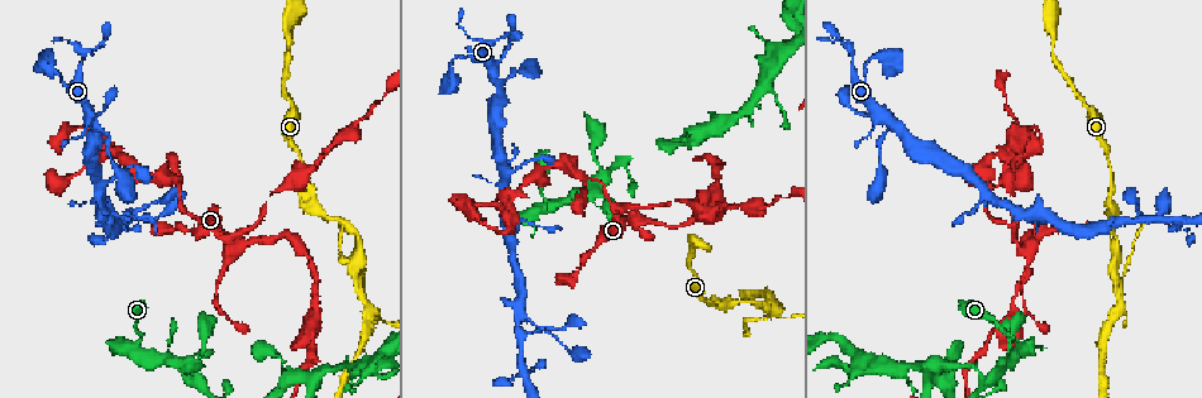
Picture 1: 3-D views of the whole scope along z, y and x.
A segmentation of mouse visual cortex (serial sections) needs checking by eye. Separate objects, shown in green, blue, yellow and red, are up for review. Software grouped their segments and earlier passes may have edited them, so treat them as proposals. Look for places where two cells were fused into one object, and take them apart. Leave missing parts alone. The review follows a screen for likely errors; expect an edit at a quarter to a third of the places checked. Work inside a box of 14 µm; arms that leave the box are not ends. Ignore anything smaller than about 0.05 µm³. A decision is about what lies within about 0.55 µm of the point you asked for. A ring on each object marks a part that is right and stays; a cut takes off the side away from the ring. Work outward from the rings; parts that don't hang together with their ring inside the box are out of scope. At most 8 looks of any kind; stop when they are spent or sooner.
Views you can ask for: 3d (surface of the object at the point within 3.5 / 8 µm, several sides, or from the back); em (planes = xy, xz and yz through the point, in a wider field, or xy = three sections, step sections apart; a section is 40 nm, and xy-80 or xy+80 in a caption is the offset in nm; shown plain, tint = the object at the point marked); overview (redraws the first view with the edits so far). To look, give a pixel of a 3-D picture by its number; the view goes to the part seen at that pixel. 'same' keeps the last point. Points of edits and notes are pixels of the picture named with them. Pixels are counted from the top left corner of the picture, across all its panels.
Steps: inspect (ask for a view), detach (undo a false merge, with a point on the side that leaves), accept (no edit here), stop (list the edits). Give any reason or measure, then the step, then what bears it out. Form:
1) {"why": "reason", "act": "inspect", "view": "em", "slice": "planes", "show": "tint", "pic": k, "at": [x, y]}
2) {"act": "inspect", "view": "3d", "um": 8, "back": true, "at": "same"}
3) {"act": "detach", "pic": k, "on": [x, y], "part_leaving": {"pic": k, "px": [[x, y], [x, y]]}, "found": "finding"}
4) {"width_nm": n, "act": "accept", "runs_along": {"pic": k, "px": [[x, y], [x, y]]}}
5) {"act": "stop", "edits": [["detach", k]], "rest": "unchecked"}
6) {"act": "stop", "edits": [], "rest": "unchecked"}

{"why": "sudden change in width", "act": "inspect", "view": "3d", "um": 3.5, "pic": 1, "at": [162, 180]}

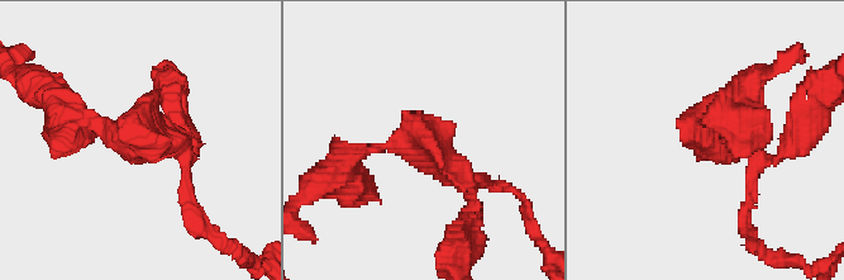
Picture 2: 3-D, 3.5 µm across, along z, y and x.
{"why": "now the EM", "act": "inspect", "view": "em", "slice": "xy", "step": 1, "show": "tint", "pic": 2, "at": [710, 140]}

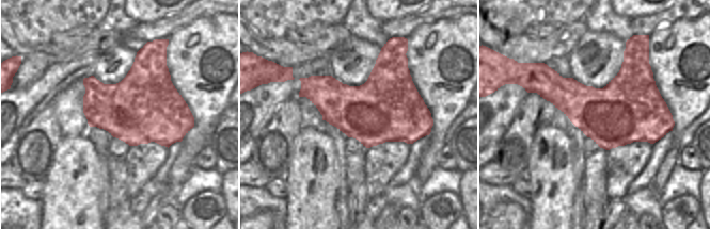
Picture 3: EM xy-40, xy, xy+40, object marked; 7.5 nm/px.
{"act": "accept", "runs_along": {"pic": 2, "px": [[189, 176], [177, 141], [68, 113]]}, "found": "continuous, no second cell"}

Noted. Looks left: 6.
{"why": "side arm on a straight run", "act": "inspect", "view": "3d", "um": 3.5, "back": true, "pic": 1, "at": [1014, 156]}

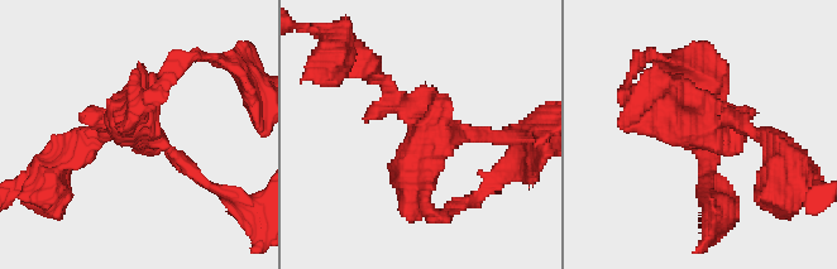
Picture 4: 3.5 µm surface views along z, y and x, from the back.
{"why": "now the EM", "act": "inspect", "view": "em", "slice": "planes", "show": "tint", "pic": 4, "at": [418, 142]}

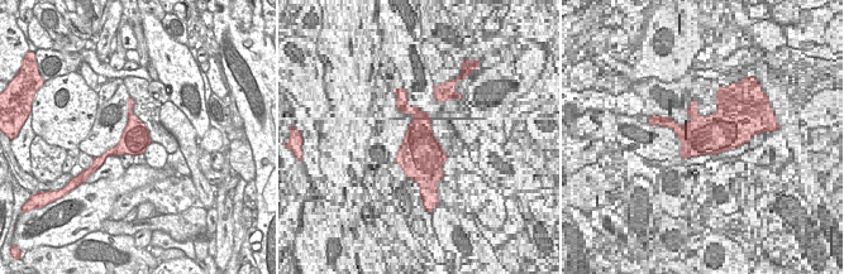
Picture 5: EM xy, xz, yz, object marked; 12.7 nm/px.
{"act": "inspect", "view": "em", "slice": "xy", "step": 1, "show": "tint", "at": "same"}

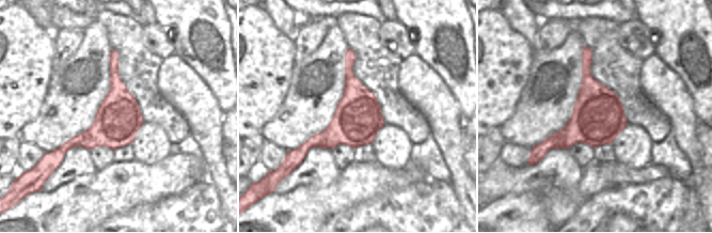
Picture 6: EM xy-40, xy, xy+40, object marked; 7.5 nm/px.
{"act": "accept", "runs_along": {"pic": 6, "px": [[114, 52], [115, 111], [60, 152]]}, "found": "all the same cell"}

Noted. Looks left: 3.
{"why": "three arms meet", "act": "inspect", "view": "3d", "um": 3.5, "back": true, "pic": 1, "at": [543, 329]}

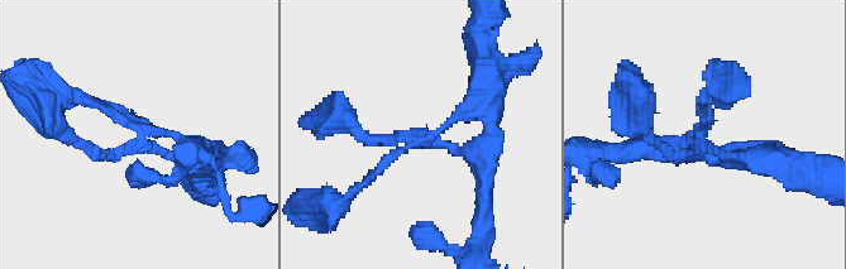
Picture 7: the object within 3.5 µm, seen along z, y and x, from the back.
{"arms": 3, "arm_widths_nm": [150, 150, 250], "act": "inspect", "view": "em", "slice": "xy", "step": 2, "show": "tint", "pic": 7, "at": [702, 146]}

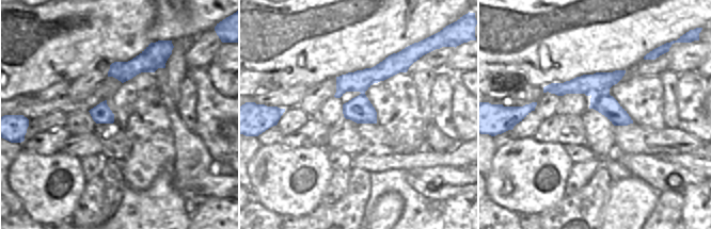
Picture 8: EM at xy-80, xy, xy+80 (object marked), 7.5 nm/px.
{"act": "accept", "runs_along": {"pic": 8, "px": [[547, 88], [589, 87], [628, 120]]}, "found": "all the same cell"}

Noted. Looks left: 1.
{"act": "stop", "edits": [], "rest": "unchecked"}

